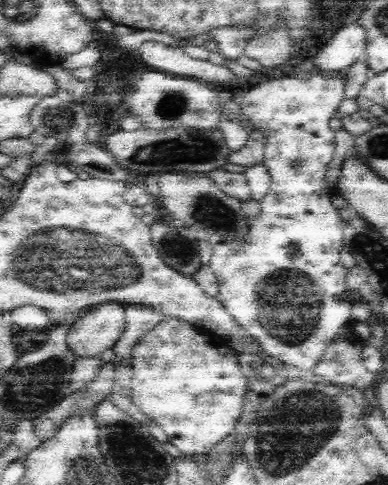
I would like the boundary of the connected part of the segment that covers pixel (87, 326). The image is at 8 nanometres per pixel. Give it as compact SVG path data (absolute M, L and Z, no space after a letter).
M108 302L90 308L71 325L67 343L76 357L100 357L125 330L125 304Z

